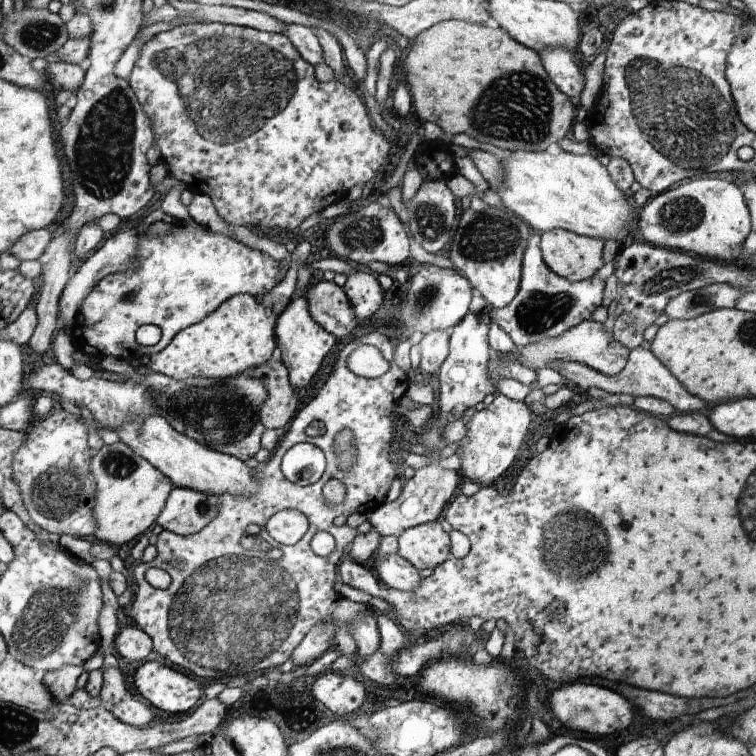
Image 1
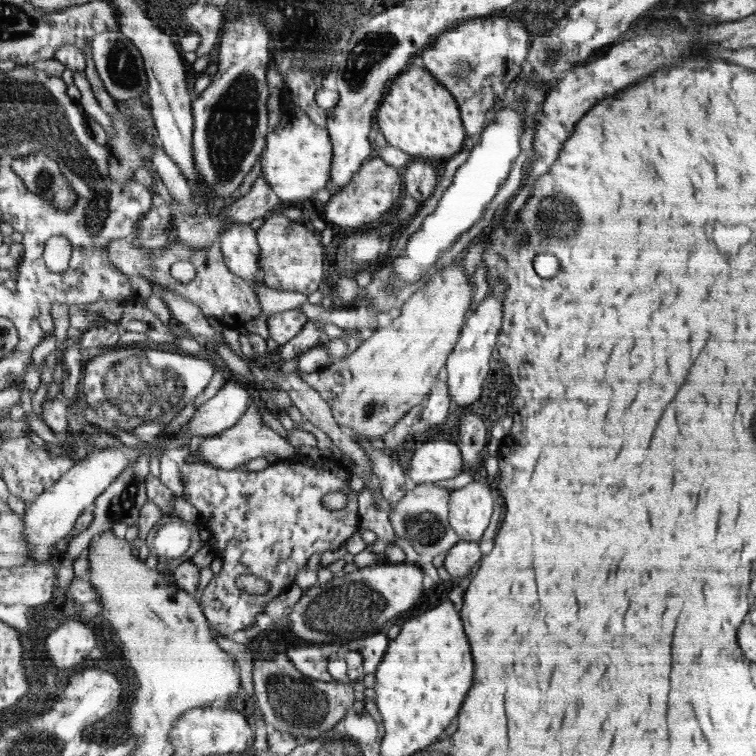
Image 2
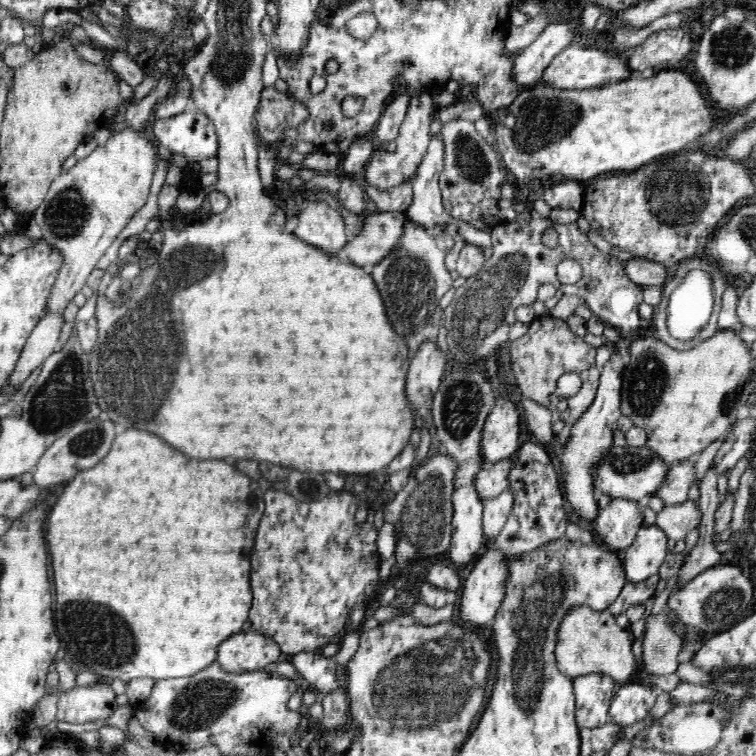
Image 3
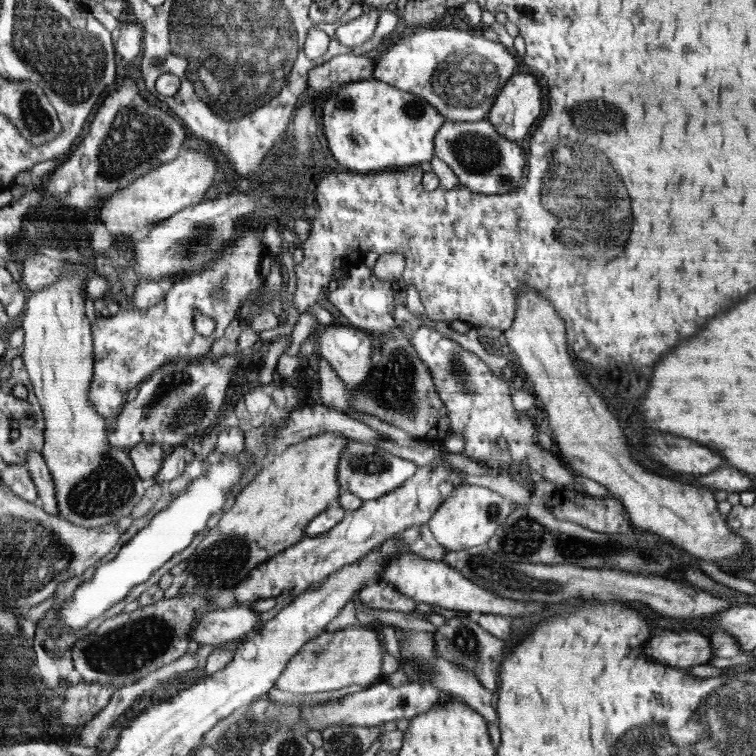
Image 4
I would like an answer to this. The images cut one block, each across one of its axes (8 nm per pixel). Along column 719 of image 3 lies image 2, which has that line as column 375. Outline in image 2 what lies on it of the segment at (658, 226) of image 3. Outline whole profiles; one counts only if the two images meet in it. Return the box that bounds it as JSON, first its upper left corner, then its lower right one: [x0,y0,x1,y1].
[317,157,402,228]

